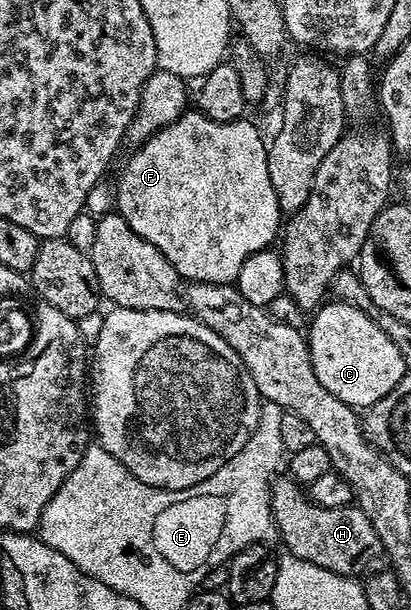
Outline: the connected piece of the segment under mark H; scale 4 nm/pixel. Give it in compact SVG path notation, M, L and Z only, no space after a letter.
M278 476L272 482L271 512L276 532L288 554L338 575L360 576L360 572L382 552L369 517L357 505L337 509L319 507L311 503L302 486L290 476Z

